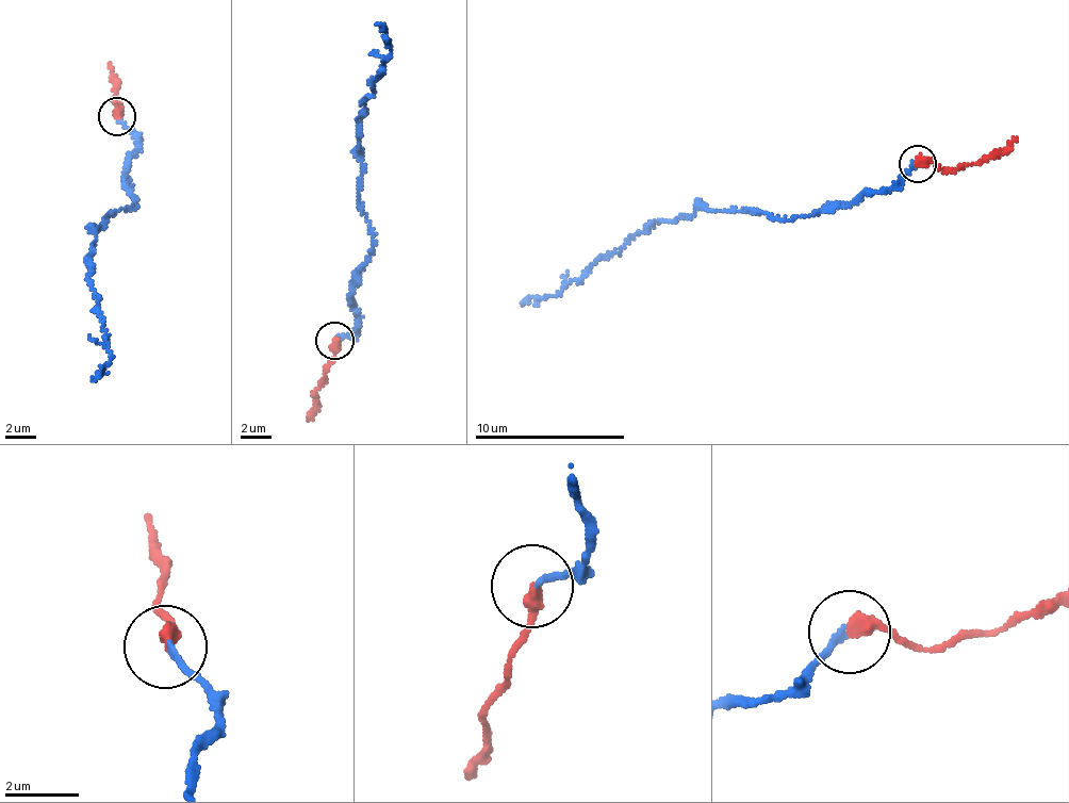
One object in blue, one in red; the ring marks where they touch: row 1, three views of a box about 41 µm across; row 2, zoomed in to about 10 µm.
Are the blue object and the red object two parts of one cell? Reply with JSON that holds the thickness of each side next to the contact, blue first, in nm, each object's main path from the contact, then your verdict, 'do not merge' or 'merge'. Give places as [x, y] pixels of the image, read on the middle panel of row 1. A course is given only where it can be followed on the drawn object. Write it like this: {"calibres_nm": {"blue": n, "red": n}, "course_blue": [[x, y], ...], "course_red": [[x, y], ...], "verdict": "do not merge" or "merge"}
{"calibres_nm": {"blue": 180, "red": 400}, "course_blue": [[336, 340], [356, 327], [351, 281], [373, 248], [358, 179], [361, 115], [391, 53], [387, 33], [376, 25]], "course_red": [[333, 340], [334, 357], [325, 365], [315, 395], [317, 408], [309, 420]], "verdict": "merge"}

